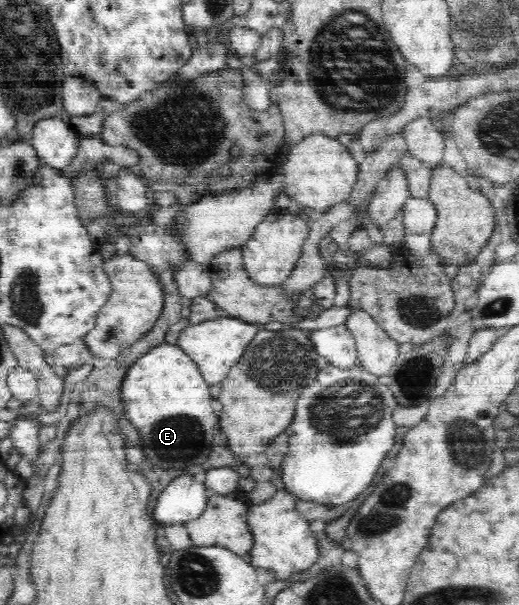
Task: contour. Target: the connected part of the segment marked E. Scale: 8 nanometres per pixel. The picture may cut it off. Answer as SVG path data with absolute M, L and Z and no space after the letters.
M165 341L142 355L126 373L120 396L124 404L122 410L127 409L127 423L139 431L145 464L161 469L188 471L205 463L216 448L213 445L213 427L217 425L217 415L211 407L213 399L209 393L209 384L203 379L197 362L185 350L179 349L179 346Z

